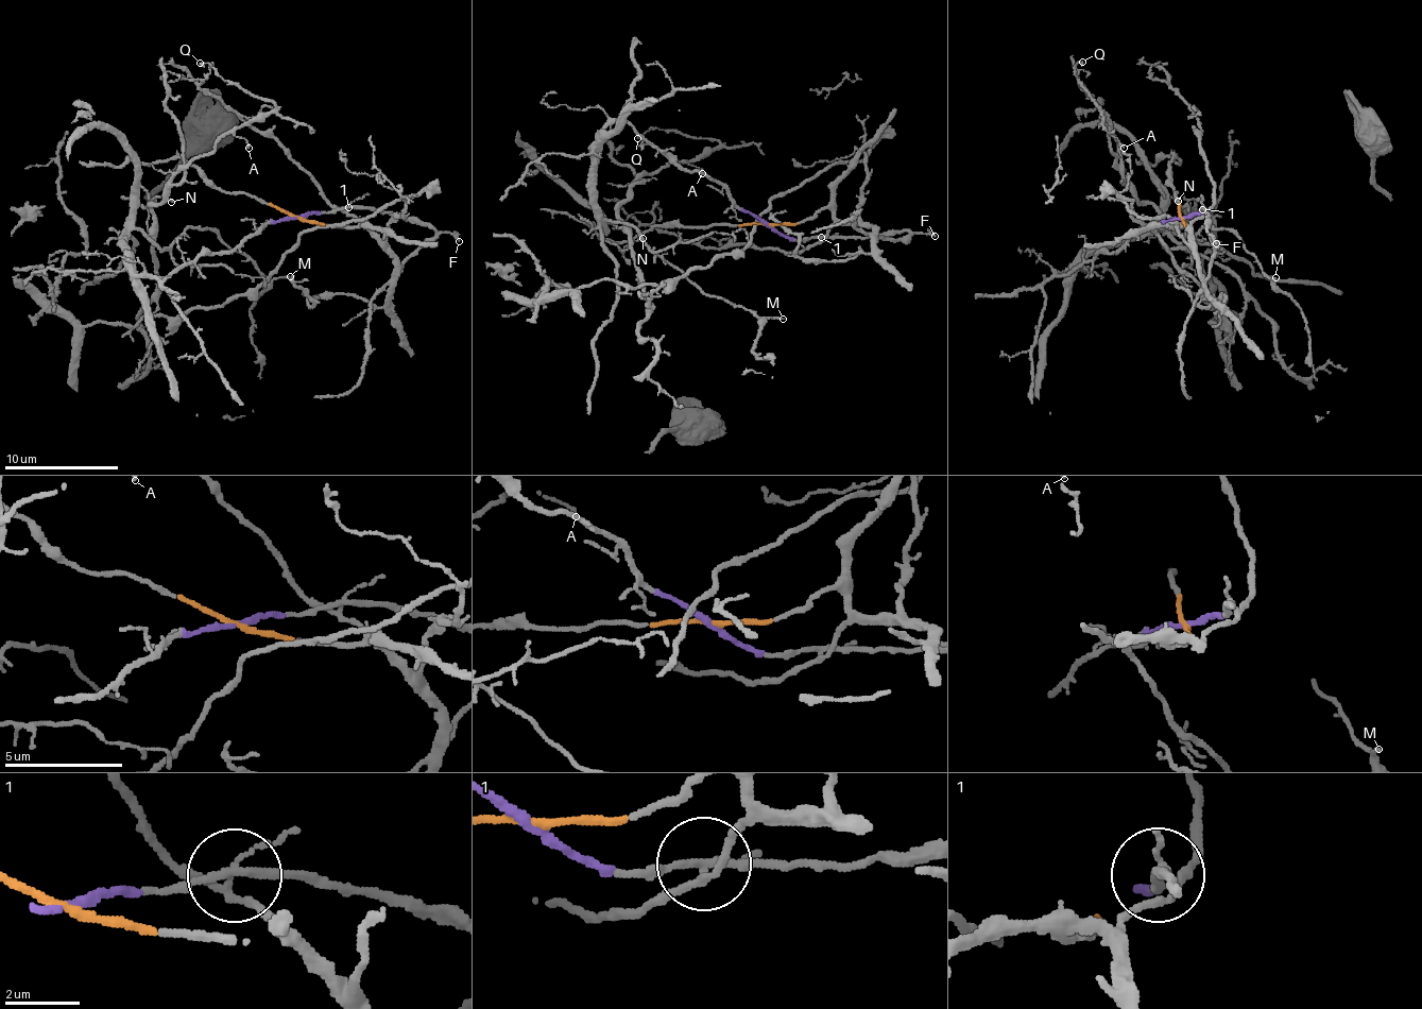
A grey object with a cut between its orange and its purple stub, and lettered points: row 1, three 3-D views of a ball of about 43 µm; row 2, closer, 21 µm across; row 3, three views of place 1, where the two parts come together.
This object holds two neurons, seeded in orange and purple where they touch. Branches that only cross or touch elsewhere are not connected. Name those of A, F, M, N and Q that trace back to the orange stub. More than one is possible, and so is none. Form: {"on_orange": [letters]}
{"on_orange": ["A", "N", "Q"]}

